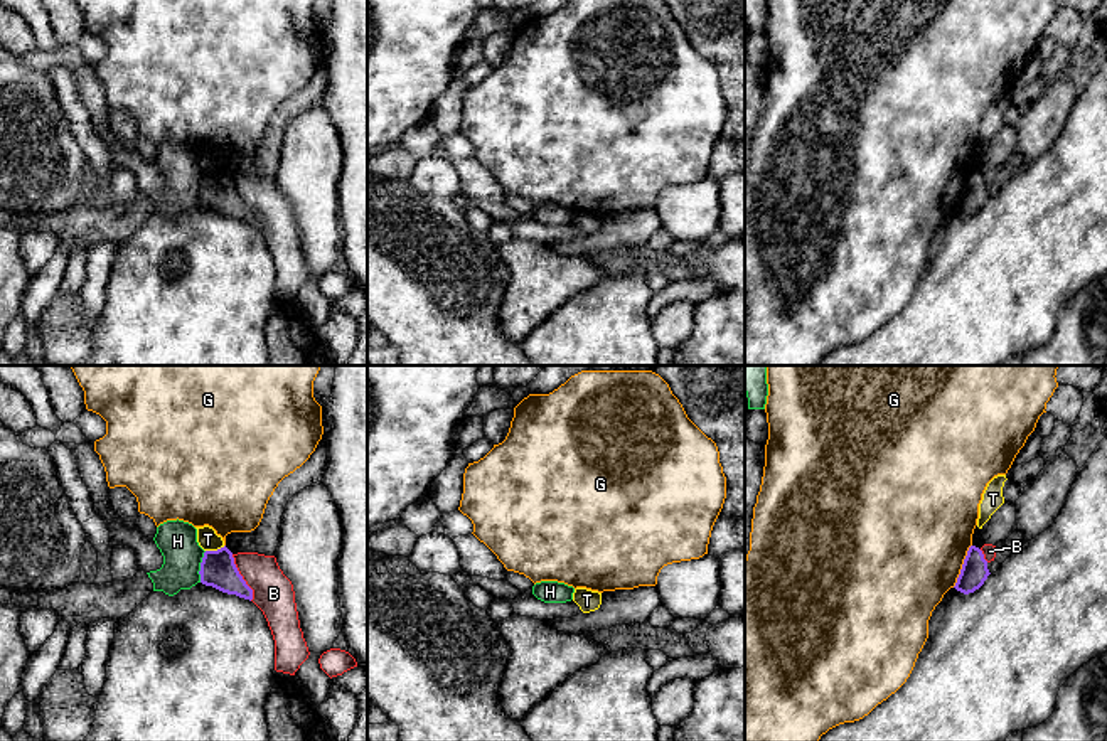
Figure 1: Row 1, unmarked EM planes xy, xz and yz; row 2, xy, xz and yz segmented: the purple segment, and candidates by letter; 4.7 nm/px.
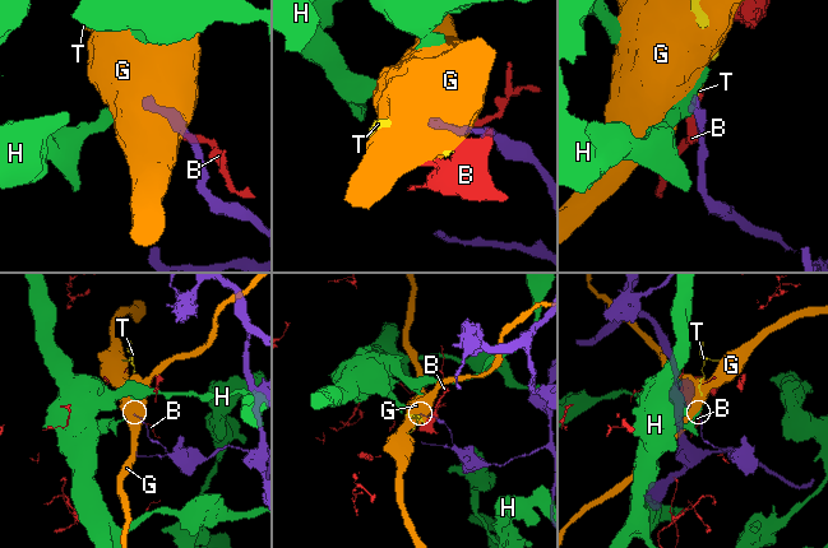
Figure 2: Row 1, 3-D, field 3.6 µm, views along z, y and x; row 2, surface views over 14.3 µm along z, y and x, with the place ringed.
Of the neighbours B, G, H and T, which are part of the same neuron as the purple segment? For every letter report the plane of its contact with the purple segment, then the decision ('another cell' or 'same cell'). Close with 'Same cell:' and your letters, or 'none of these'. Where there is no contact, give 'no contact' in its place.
B: contact in xy; another cell
G: contact in yz; another cell
H: contact in xy; another cell
T: contact in xy; another cell
Same cell: none of these

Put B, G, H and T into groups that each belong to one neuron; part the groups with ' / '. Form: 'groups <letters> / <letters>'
groups B / G / H / T

